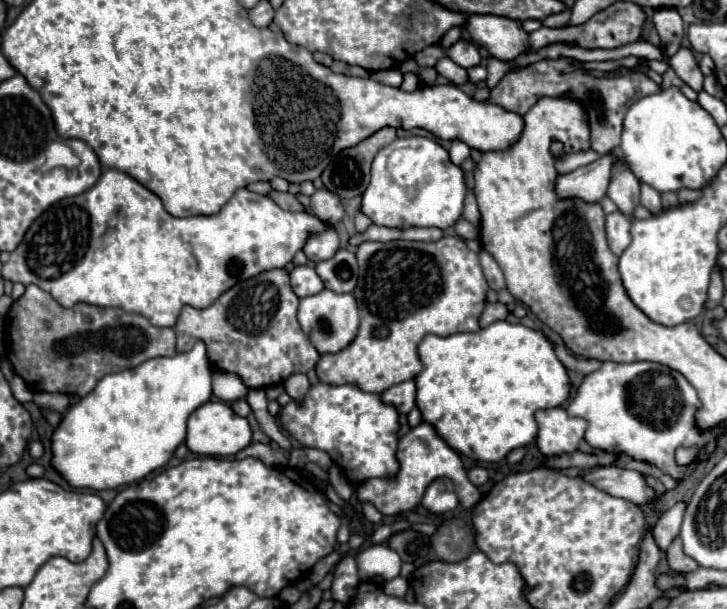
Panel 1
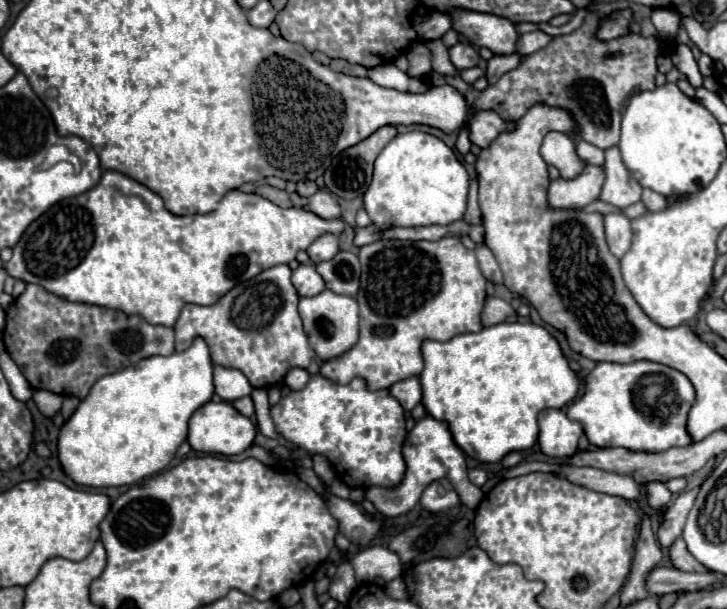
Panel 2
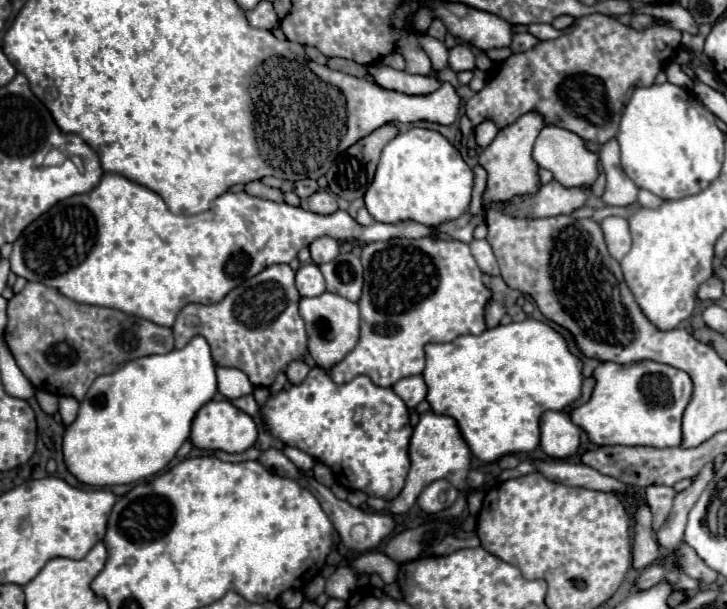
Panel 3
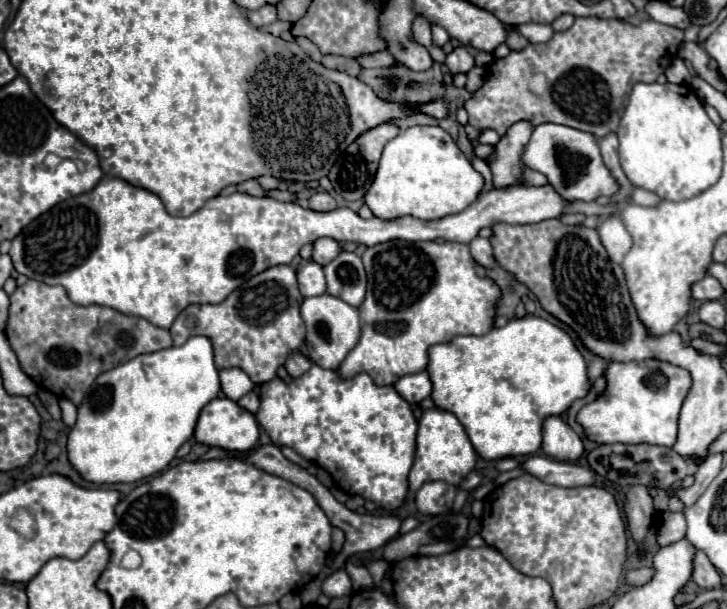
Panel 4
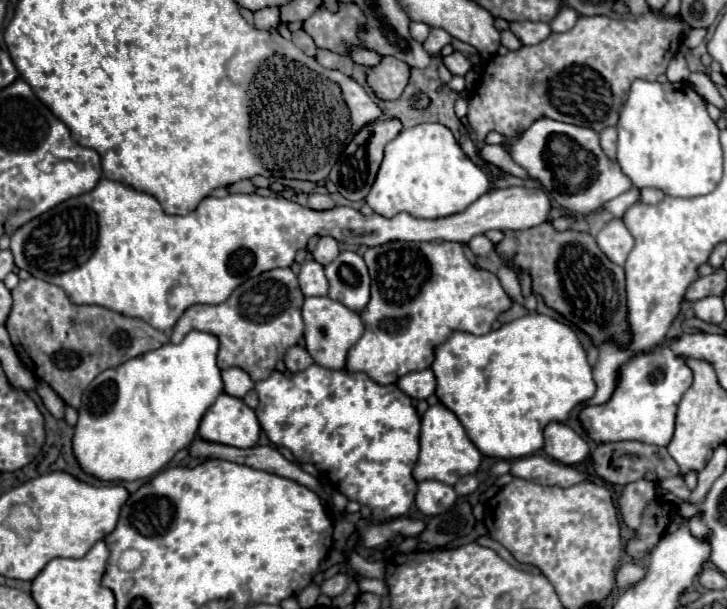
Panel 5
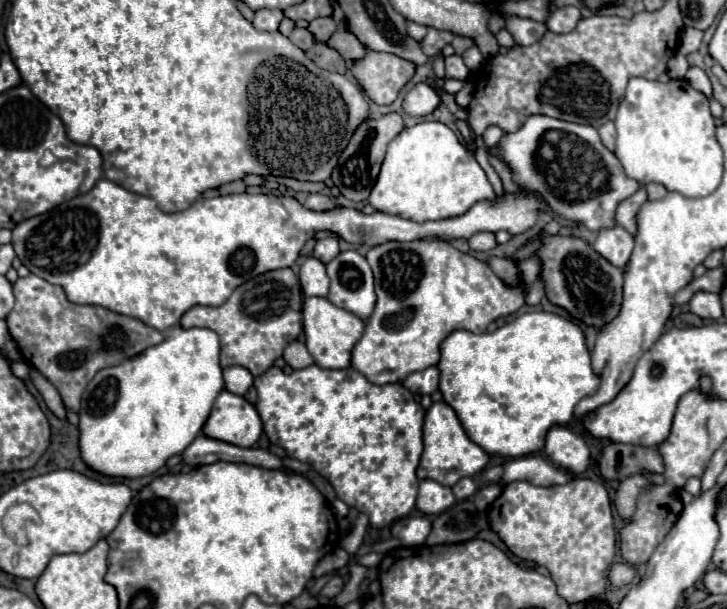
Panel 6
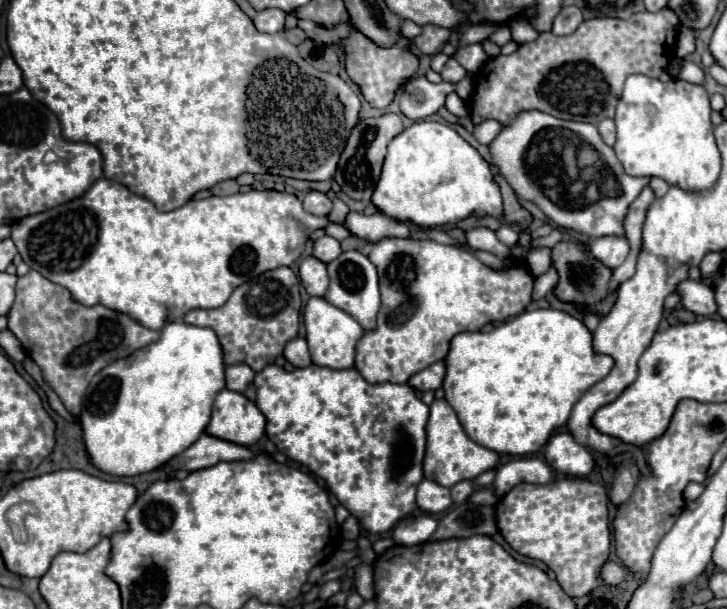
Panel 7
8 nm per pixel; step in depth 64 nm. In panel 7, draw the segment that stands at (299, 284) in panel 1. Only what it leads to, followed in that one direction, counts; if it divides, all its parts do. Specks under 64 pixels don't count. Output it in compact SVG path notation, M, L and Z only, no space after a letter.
M308 256L300 264L300 280L310 296L324 296L328 290L328 272L322 260Z

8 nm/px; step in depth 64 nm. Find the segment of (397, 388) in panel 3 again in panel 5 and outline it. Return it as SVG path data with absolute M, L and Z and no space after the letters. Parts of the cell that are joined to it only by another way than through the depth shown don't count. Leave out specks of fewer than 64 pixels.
M428 368L428 370L410 372L410 374L402 376L402 378L398 380L398 386L400 386L400 390L404 390L410 398L414 398L414 400L424 400L424 398L428 398L430 394L434 394L434 390L436 390L436 378L434 378L434 372Z

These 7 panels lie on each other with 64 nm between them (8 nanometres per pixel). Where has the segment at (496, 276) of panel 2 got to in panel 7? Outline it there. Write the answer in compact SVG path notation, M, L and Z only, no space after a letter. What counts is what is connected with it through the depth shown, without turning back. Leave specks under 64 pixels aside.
M484 226L472 228L472 230L466 232L466 240L468 240L468 246L474 248L474 250L486 250L486 252L496 254L500 258L510 256L510 248L504 246L490 228L484 228Z

